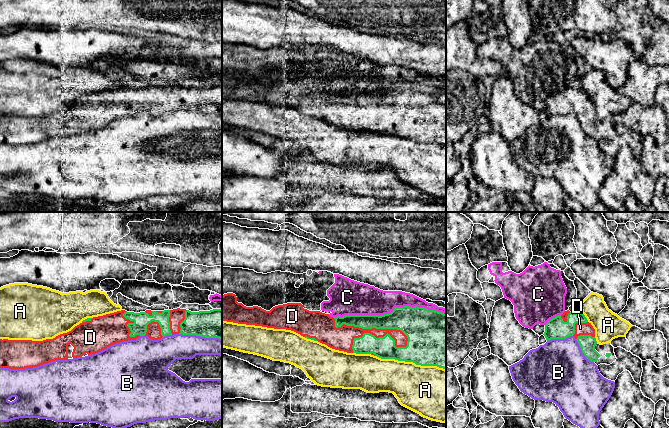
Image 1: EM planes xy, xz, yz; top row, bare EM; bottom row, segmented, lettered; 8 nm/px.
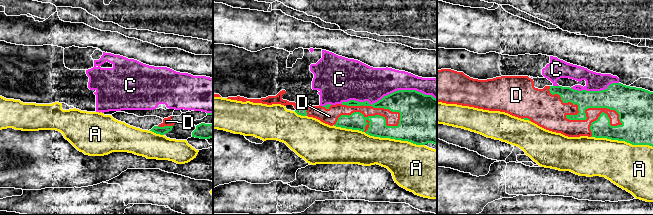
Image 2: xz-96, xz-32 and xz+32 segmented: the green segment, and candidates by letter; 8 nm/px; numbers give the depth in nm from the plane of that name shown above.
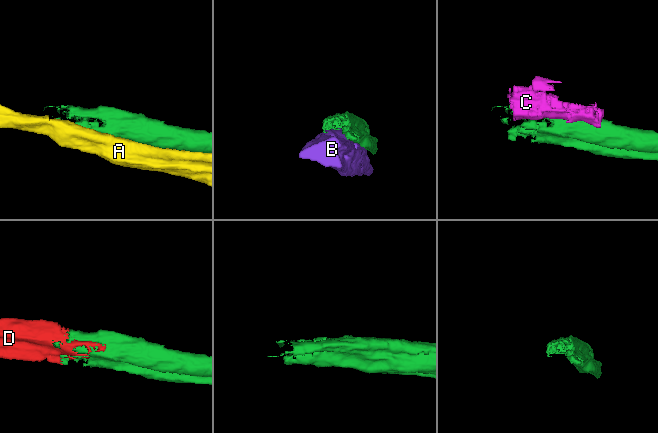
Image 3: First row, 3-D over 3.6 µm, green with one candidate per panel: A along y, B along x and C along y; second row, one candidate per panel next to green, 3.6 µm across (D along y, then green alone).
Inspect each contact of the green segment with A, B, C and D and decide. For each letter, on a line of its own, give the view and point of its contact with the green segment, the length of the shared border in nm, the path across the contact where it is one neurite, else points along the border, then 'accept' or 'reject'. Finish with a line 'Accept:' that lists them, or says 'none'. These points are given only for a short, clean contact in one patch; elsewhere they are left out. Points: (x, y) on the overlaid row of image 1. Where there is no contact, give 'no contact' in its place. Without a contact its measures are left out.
A: contact xz (410, 361); length 600 nm; reject
B: contact xy (200, 335); length 340 nm; reject
C: contact xz (389, 313); length 900 nm; reject
D: contact xz (371, 328); length 650 nm; accept
Accept: D

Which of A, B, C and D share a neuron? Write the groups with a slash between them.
A / B / C / D

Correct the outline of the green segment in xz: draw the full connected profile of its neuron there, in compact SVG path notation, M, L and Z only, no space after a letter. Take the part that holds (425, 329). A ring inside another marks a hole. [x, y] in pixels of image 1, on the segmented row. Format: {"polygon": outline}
{"polygon": "M227 293L222 296L223 321L291 330L335 350L446 369L446 314L424 307L395 307L391 313L381 316L345 315L333 318L320 311L304 309L301 303L278 305L270 311L258 306L246 307L237 302L235 294Z"}

